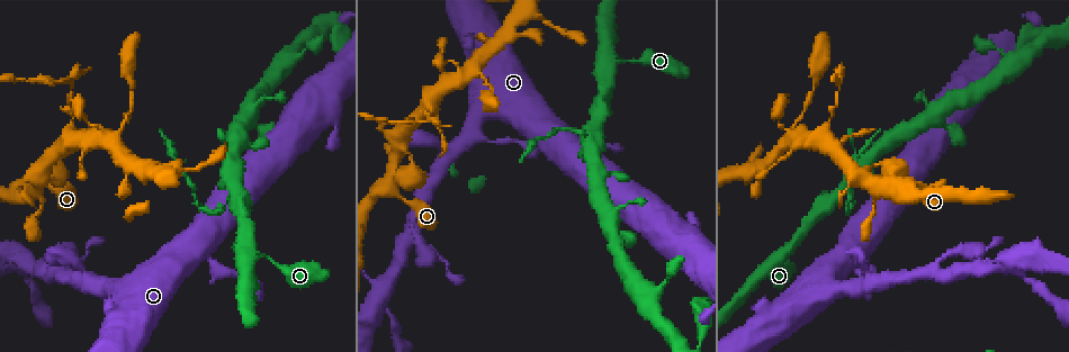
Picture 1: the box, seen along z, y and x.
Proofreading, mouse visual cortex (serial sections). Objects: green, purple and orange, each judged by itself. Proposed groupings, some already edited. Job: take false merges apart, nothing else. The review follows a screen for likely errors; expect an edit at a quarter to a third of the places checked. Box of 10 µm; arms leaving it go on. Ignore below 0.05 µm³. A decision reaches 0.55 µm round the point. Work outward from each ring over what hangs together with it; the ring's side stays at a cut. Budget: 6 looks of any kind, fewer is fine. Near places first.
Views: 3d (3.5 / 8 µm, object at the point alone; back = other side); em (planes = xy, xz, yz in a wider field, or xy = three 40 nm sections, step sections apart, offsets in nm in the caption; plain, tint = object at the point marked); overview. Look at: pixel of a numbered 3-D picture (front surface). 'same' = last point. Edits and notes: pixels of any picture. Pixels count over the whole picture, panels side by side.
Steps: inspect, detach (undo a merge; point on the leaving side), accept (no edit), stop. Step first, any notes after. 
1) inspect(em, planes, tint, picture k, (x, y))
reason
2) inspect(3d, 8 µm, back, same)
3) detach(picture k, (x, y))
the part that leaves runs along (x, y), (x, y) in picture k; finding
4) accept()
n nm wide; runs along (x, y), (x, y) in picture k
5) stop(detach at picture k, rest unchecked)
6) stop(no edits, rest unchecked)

inspect(3d, 3.5 µm, picture 1, (62, 81))
sharp bend

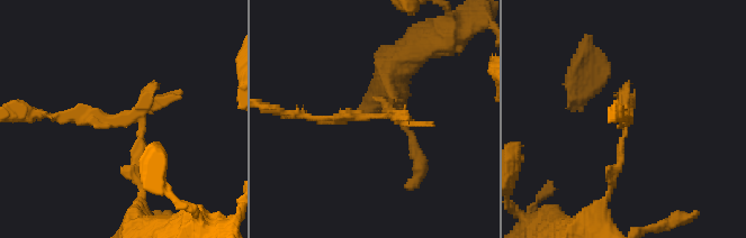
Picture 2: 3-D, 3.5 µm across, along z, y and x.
inspect(em, xy, step 2, tint, picture 2, (125, 123))

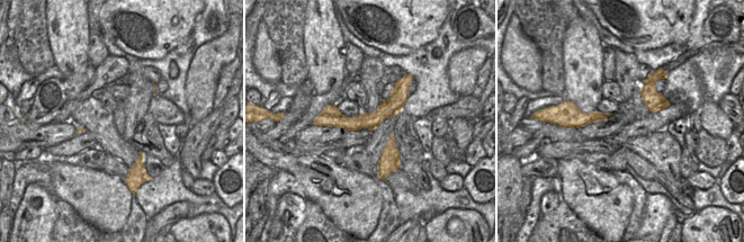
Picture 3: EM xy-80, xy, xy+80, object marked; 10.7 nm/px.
inspect(em, planes, tint, same)

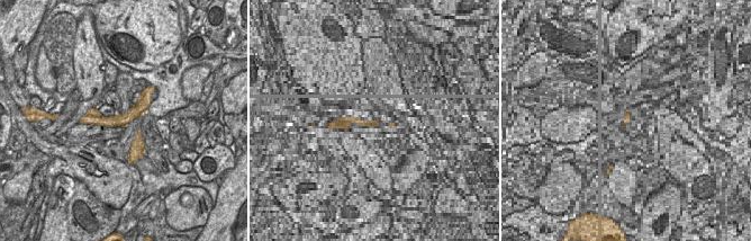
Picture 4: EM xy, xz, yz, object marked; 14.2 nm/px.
detach(picture 2, (98, 118))
the part that leaves runs along (131, 124), (117, 116), (27, 112) in picture 2; a second cell is stuck on

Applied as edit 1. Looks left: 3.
inspect(overview)

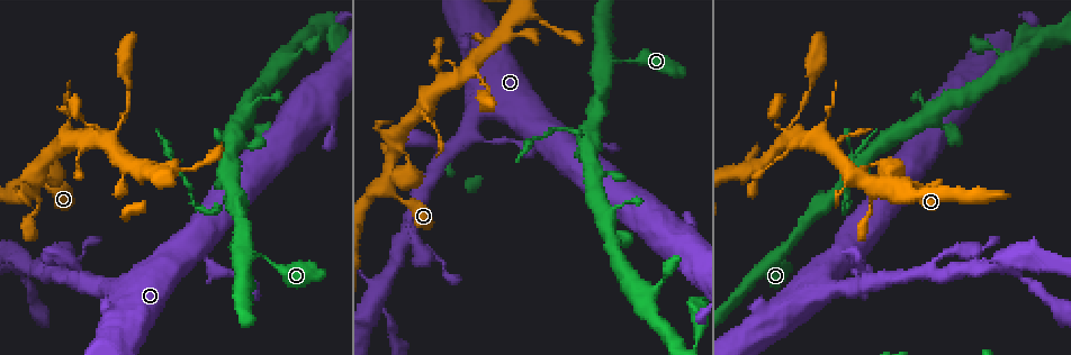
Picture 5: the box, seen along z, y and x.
inspect(3d, 3.5 µm, picture 5, (467, 69))
looks like a crossing

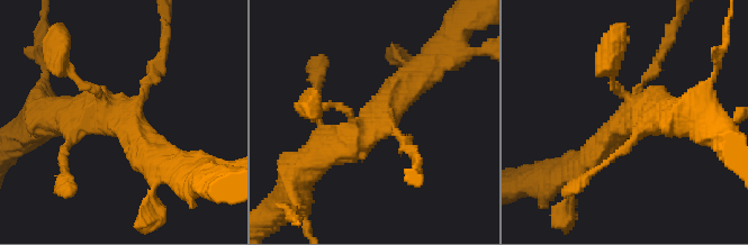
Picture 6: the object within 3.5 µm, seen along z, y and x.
inspect(em, xy, step 5, tint, picture 6, (631, 117))
4 arms; arms of 100, 150, 350, 450 nm

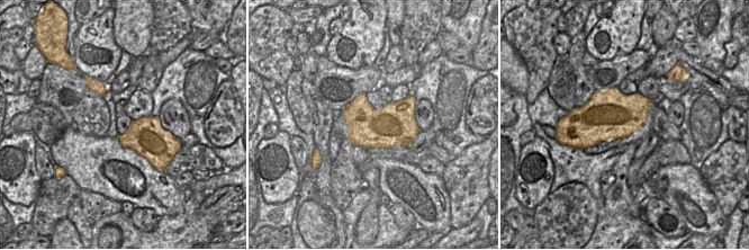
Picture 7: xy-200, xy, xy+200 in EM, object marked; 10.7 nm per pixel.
accept()
runs along (309, 164), (366, 129), (414, 78) in picture 6; one cell here

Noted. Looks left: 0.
stop(detach at picture 2, rest unchecked)

